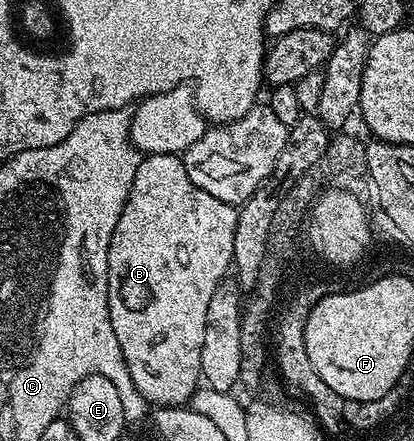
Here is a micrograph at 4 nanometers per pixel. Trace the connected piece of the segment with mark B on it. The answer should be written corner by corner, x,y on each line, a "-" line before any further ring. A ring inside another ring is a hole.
150,153
141,160
138,171
134,175
134,183
130,187
130,195
114,227
114,235
108,248
108,306
110,307
110,323
114,327
114,335
118,337
118,347
122,347
122,359
126,359
130,379
134,379
134,387
138,387
144,400
153,406
187,406
192,400
193,393
201,384
200,364
202,363
202,335
206,335
206,303
210,303
210,295
214,295
214,291
222,284
222,280
227,278
224,276
230,273
236,215
237,210
233,206
222,203
222,199
214,199
214,195
206,195
202,187
194,187
194,183
190,183
190,175
186,175
184,162
177,154

